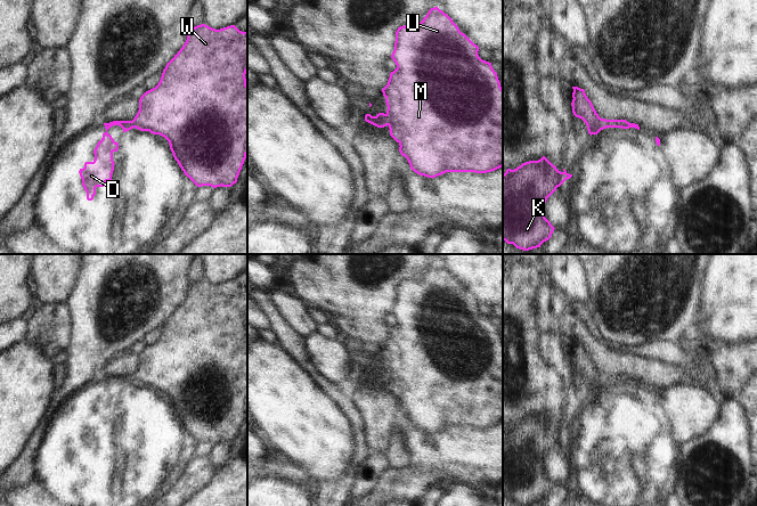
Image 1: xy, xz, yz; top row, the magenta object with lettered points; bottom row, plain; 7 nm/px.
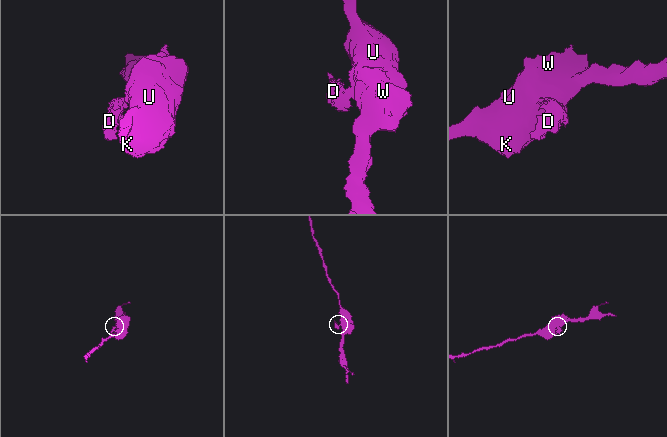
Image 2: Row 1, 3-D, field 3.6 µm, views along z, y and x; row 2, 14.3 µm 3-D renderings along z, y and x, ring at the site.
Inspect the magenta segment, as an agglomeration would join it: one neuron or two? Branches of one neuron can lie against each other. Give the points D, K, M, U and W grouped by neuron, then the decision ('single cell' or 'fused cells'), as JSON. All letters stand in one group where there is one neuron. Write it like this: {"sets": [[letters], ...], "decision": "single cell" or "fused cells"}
{"sets": [["D"], ["K", "M", "U", "W"]], "decision": "fused cells"}

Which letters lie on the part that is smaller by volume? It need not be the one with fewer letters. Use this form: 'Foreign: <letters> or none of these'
Foreign: D

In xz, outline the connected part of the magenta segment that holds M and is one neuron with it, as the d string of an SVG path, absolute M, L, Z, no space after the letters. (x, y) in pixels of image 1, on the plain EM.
M438 262L431 263L418 280L398 283L391 313L397 324L382 344L388 361L390 391L399 399L410 424L436 433L446 427L487 429L503 422L503 343L491 318L482 316L474 300Z

